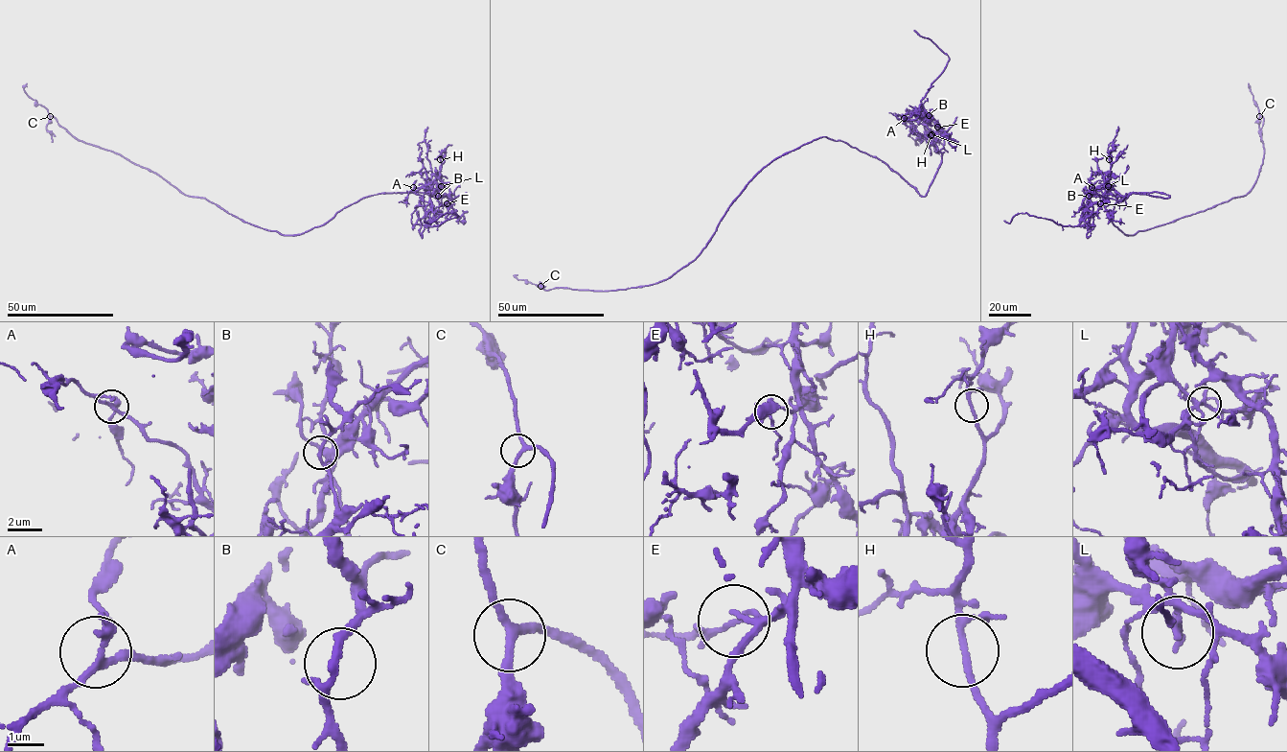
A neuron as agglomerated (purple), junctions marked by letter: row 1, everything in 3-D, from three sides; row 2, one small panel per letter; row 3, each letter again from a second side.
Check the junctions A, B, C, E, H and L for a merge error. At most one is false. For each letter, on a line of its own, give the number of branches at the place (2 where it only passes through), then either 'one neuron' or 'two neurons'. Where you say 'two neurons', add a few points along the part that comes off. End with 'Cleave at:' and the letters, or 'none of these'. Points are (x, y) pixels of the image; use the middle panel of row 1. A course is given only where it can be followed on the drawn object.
A: branches 3; one neuron
B: branches 3; one neuron
C: branches 3; one neuron
E: branches 3; two neurons; course (937, 128), (935, 120), (920, 105), (918, 116), (907, 119), (912, 112), (922, 120), (920, 112), (910, 111)
H: branches 3; one neuron
L: branches 4; one neuron
Cleave at: E

